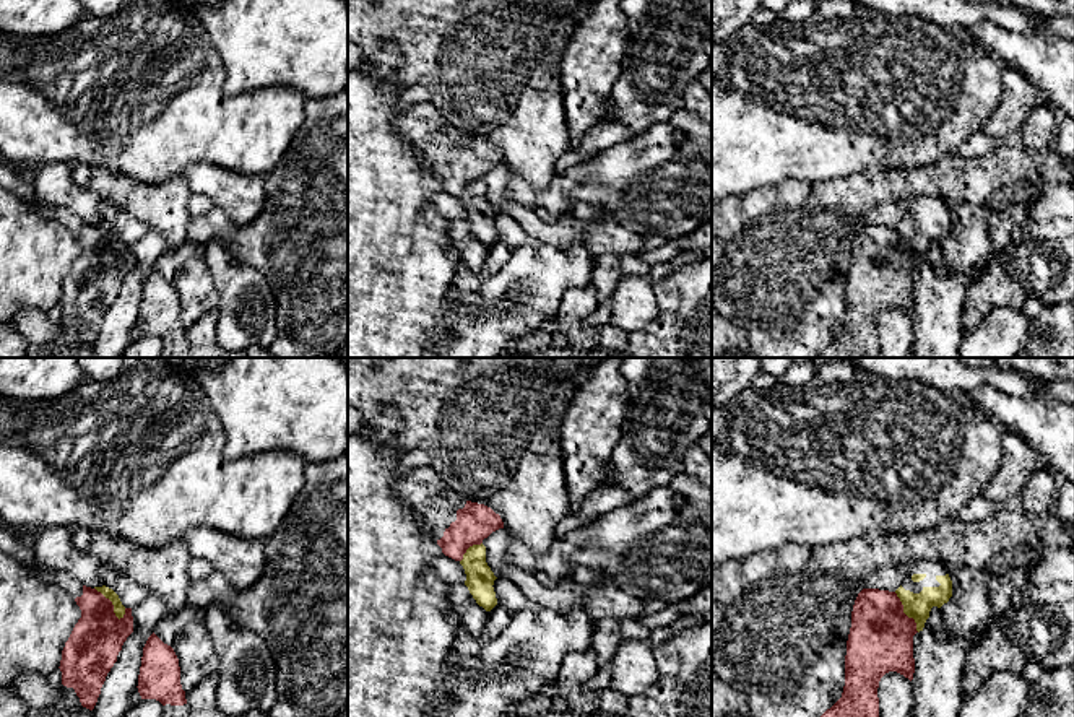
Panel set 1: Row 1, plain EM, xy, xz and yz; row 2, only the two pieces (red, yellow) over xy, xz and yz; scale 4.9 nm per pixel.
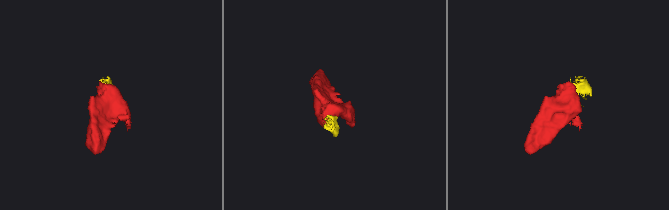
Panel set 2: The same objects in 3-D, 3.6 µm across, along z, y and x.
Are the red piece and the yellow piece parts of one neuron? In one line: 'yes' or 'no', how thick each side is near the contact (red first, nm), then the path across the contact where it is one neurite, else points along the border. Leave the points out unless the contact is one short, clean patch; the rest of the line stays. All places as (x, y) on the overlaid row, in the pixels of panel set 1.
no | 260/60 nm | along xy (95, 587), (111, 602), (112, 612), (122, 618)

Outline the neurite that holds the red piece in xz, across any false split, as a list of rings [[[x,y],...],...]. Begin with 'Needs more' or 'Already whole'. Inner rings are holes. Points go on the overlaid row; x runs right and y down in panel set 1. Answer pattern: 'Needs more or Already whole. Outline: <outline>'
Needs more. Outline: [[[429,465],[414,468],[395,485],[395,494],[411,506],[442,553],[461,561],[466,550],[504,528],[491,507],[466,501]]]

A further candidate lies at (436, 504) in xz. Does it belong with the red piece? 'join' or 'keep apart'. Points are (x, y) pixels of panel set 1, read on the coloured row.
join

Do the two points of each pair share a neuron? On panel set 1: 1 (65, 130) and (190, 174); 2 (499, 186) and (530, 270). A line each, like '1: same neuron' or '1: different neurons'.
1: different neurons
2: different neurons

